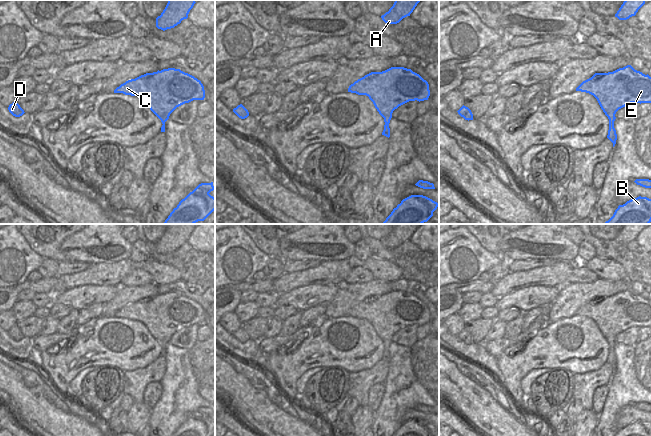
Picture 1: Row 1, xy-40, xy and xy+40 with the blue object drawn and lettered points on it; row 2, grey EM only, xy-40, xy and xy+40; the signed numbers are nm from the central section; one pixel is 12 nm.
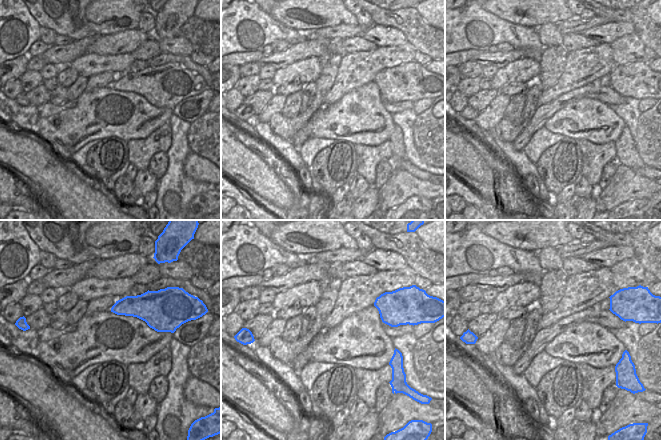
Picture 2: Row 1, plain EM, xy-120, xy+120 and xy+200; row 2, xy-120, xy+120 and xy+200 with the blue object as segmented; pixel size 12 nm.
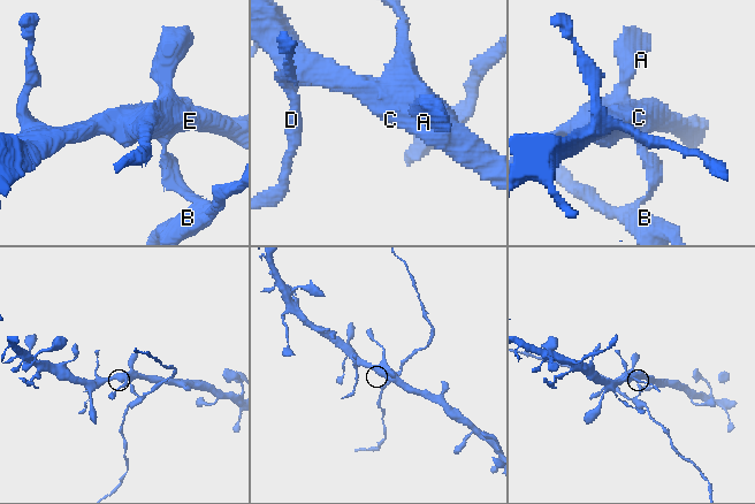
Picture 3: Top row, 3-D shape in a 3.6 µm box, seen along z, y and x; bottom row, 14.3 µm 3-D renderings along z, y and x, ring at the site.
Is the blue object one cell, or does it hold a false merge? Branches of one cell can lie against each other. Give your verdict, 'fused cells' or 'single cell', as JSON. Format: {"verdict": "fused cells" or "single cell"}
{"verdict": "fused cells"}

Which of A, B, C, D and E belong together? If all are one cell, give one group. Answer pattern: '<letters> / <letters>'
A C D E / B

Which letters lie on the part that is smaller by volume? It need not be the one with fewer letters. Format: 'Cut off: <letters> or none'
Cut off: B

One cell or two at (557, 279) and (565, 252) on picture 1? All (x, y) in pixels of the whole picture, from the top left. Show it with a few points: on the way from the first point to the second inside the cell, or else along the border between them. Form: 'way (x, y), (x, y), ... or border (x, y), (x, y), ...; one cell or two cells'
border (563, 260), (574, 260), (576, 262); two cells

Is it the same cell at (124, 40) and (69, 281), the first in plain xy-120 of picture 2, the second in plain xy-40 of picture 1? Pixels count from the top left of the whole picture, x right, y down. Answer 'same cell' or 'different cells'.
same cell

